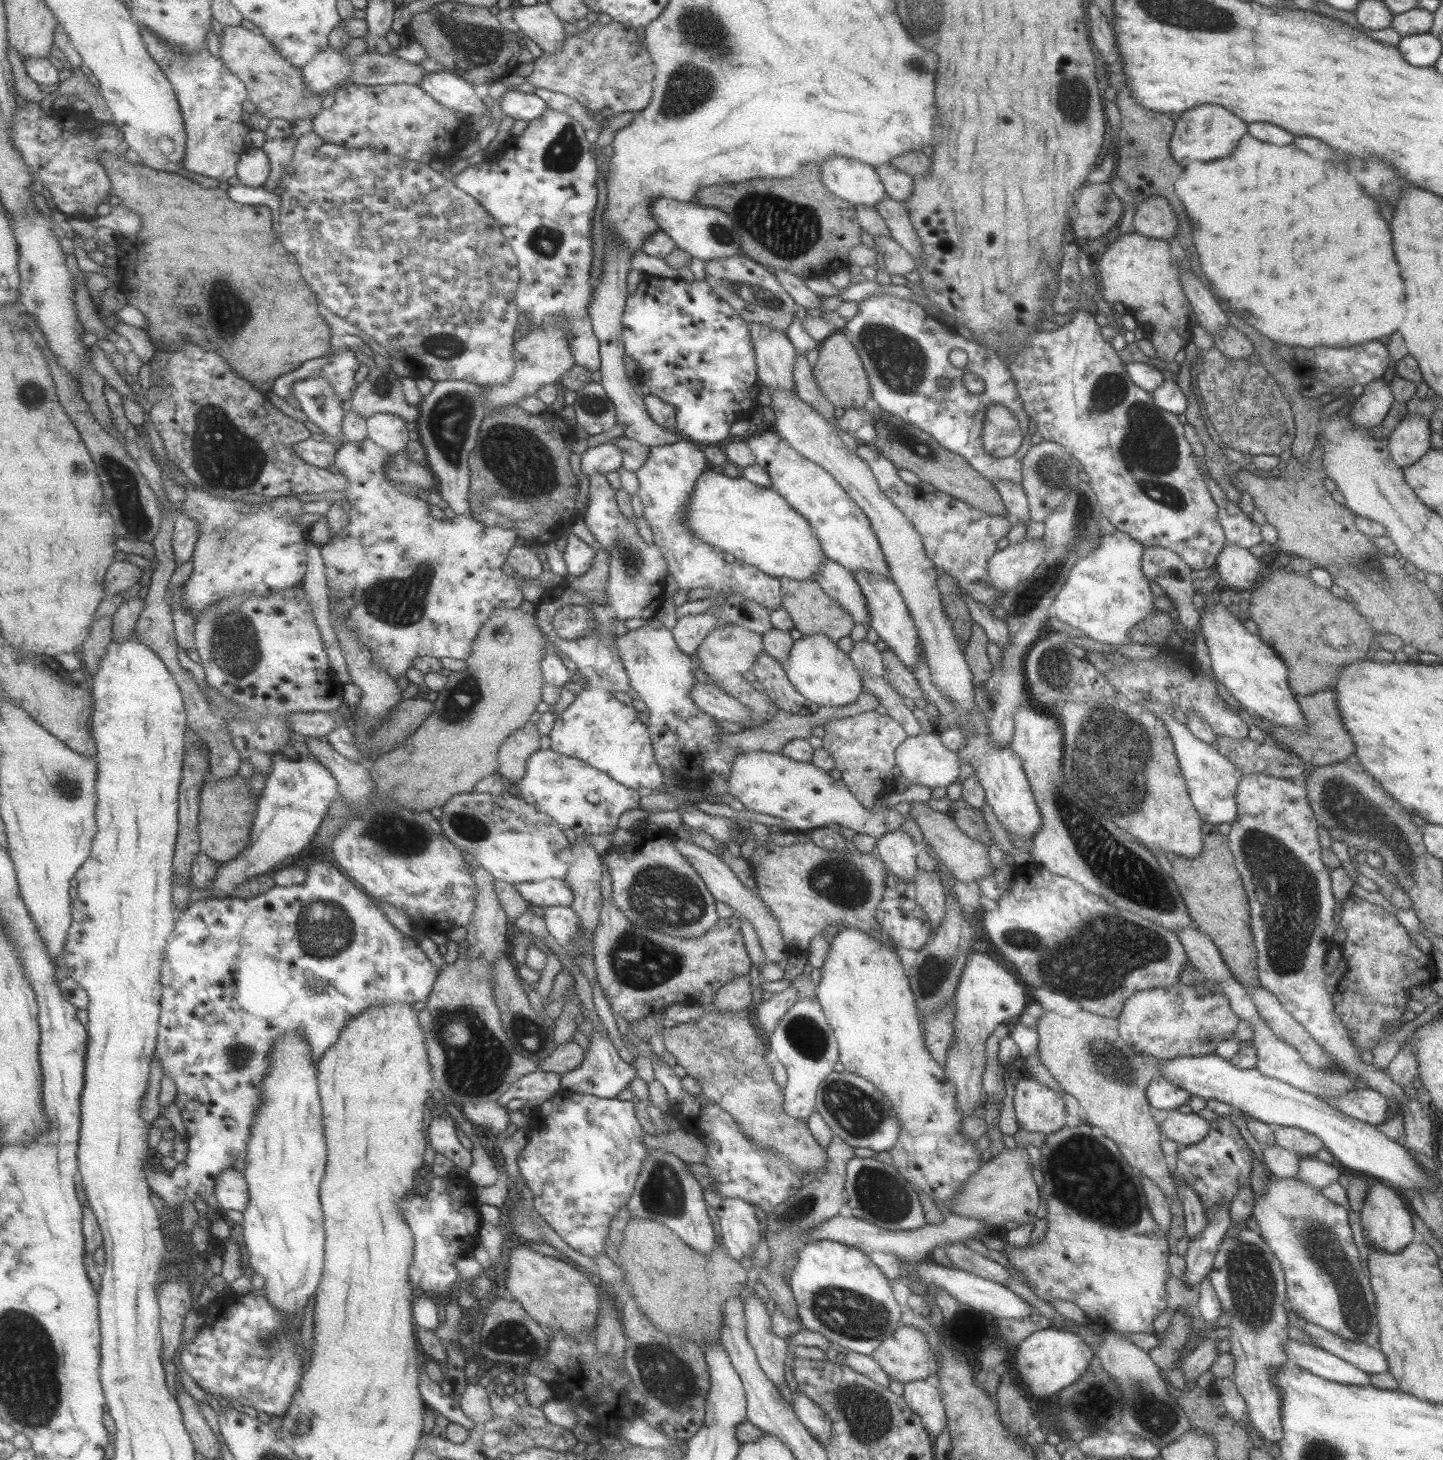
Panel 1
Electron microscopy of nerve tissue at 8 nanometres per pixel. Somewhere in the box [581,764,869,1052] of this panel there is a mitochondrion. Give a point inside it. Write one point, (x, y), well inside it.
(658, 895)

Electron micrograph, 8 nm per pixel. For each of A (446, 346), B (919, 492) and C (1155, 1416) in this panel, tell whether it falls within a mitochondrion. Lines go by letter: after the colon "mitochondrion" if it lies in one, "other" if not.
A: mitochondrion
B: other
C: mitochondrion

